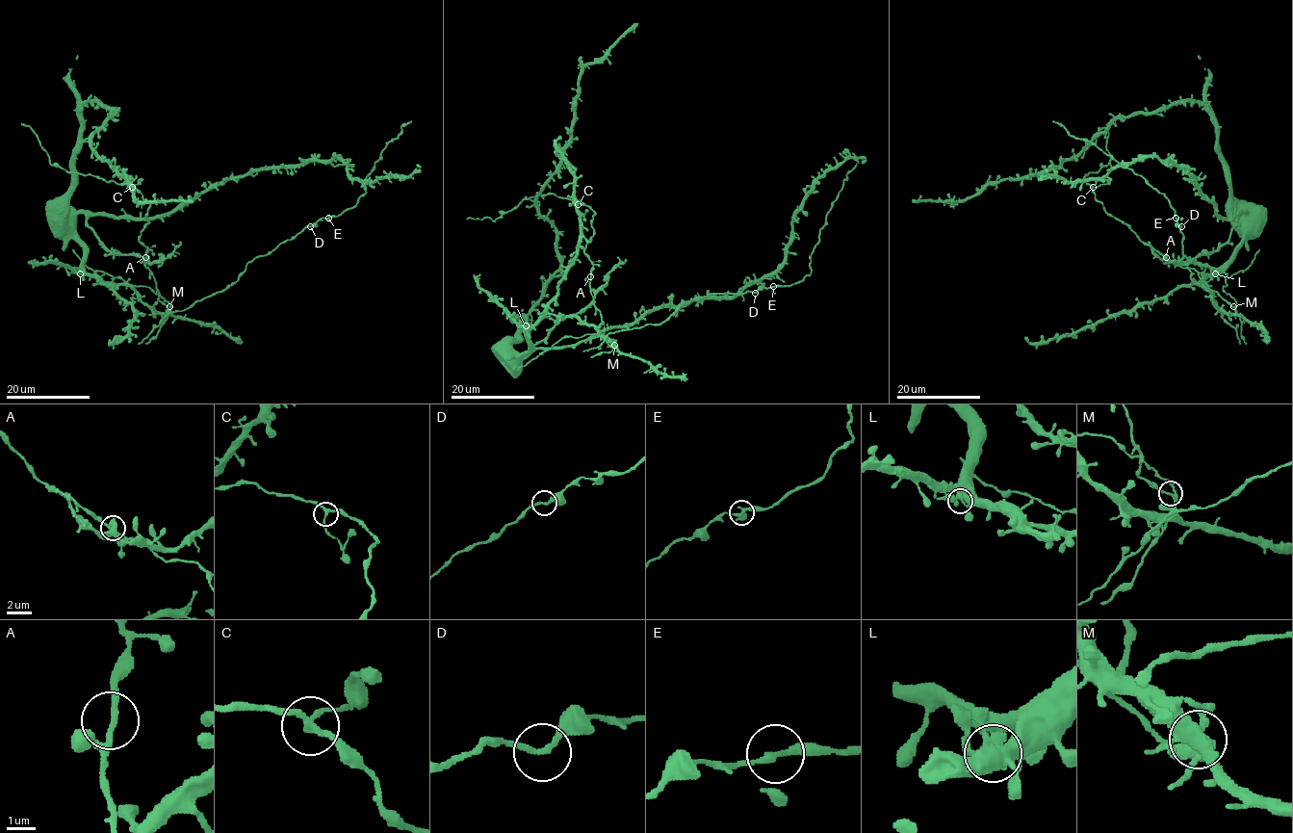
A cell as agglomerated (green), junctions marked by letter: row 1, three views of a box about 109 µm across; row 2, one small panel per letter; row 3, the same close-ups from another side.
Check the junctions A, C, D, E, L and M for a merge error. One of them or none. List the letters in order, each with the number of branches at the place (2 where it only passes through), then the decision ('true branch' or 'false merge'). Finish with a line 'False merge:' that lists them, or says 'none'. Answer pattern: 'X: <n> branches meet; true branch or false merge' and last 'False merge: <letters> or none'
A: 2 branches meet; true branch
C: 3 branches meet; true branch
D: 2 branches meet; true branch
E: 3 branches meet; true branch
L: 3 branches meet; true branch
M: 3 branches meet; true branch
False merge: none

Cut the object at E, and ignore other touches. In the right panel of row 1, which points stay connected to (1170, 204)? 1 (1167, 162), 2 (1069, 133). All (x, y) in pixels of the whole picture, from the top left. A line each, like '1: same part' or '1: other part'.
1: other part
2: same part

